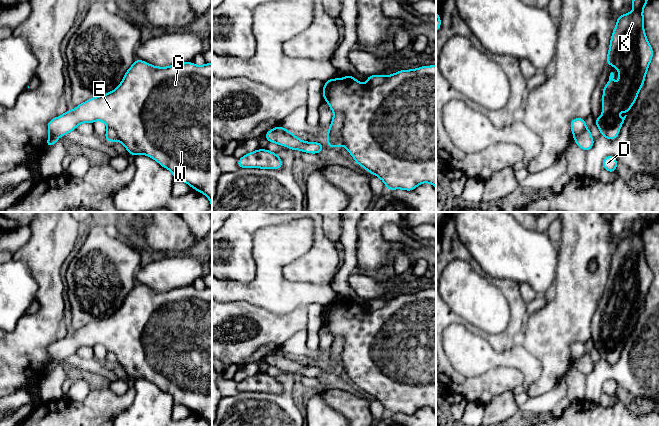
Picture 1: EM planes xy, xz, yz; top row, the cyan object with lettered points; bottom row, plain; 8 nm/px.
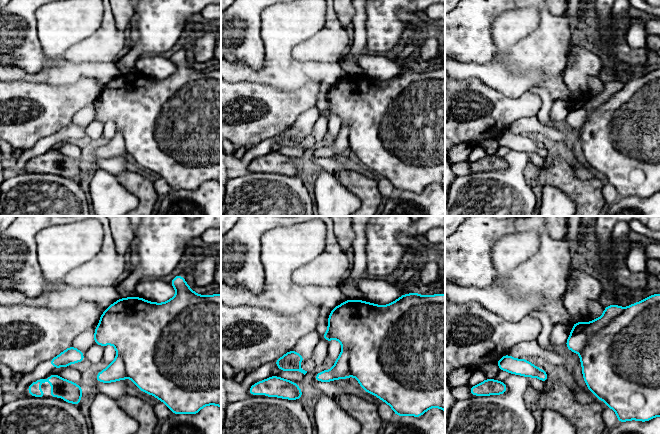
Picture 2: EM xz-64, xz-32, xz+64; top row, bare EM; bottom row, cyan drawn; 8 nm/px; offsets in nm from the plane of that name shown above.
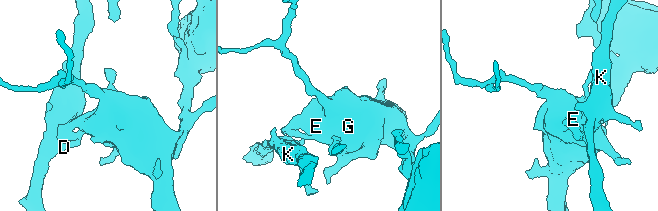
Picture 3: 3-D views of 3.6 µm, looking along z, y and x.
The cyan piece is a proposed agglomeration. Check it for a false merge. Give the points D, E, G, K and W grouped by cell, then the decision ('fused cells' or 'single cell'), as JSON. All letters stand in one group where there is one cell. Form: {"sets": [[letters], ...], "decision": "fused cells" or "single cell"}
{"sets": [["D", "K"], ["E", "G", "W"]], "decision": "fused cells"}

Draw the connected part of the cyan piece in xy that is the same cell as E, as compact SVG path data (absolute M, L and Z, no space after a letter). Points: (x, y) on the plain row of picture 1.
M135 284L122 306L107 318L93 321L74 334L67 334L47 348L52 360L63 360L81 347L101 344L115 354L117 363L133 380L144 378L169 393L175 404L183 405L192 413L206 419L212 426L212 287L197 290L192 285L168 291L156 291L143 284Z

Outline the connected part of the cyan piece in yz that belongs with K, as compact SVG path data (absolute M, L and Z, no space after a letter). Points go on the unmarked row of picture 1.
M642 217L632 221L634 234L618 239L611 259L606 287L619 293L619 307L614 308L611 296L603 312L602 340L594 344L600 359L608 364L619 359L627 339L619 342L617 337L622 334L627 338L635 327L653 282L653 273L643 251L643 233L649 222Z

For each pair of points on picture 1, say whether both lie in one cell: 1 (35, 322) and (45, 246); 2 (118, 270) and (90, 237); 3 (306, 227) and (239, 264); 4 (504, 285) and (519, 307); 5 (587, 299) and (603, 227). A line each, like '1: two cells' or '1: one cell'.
1: one cell
2: one cell
3: two cells
4: one cell
5: one cell

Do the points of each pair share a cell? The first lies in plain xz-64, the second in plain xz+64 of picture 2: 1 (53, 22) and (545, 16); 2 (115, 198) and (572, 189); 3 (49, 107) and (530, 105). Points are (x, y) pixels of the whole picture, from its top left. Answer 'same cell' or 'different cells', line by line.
1: different cells
2: different cells
3: same cell

